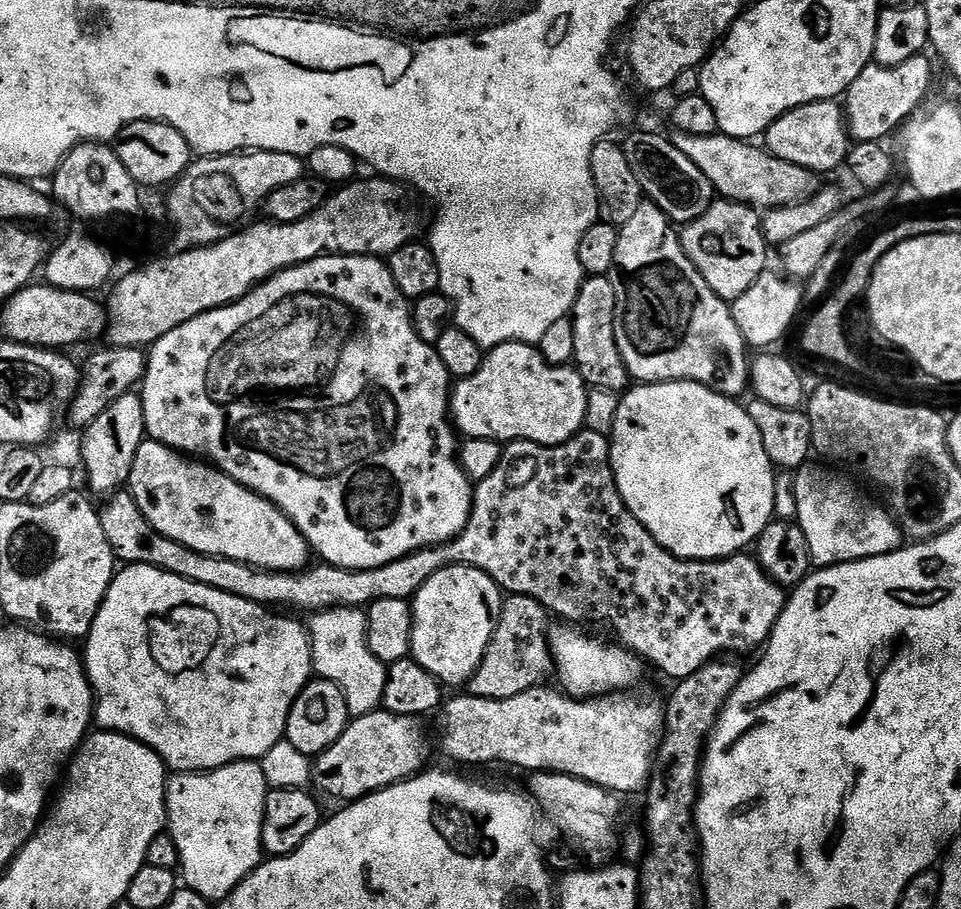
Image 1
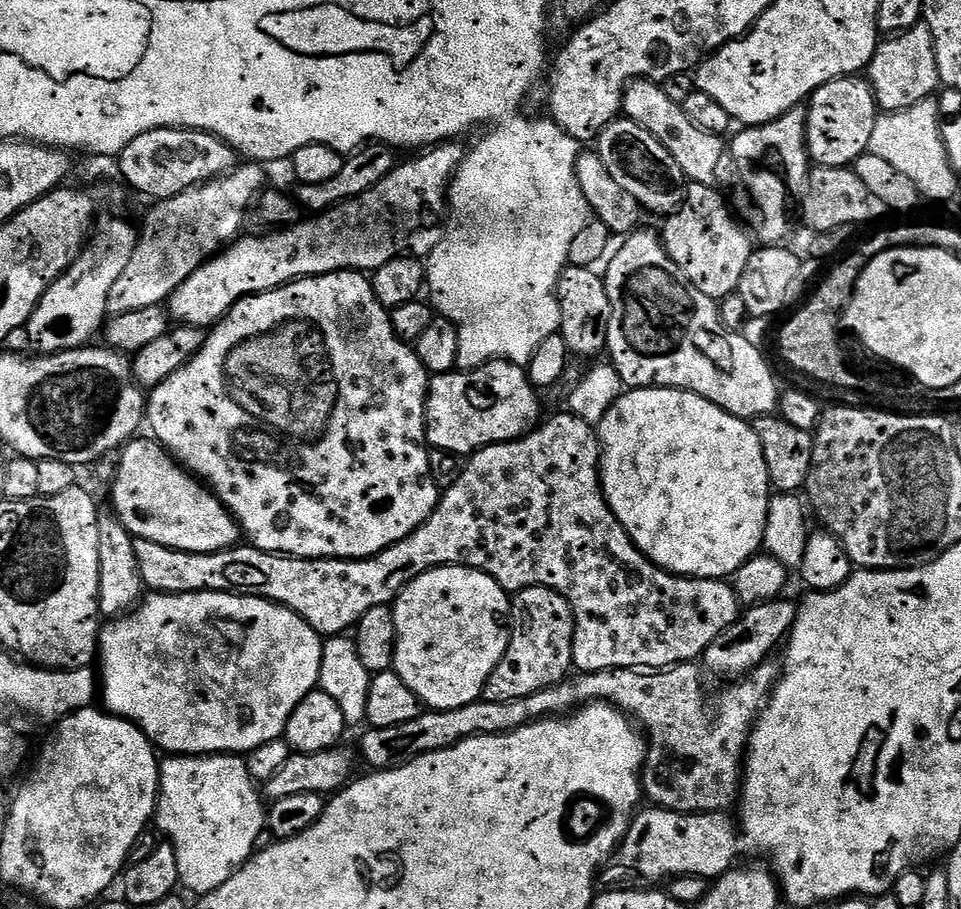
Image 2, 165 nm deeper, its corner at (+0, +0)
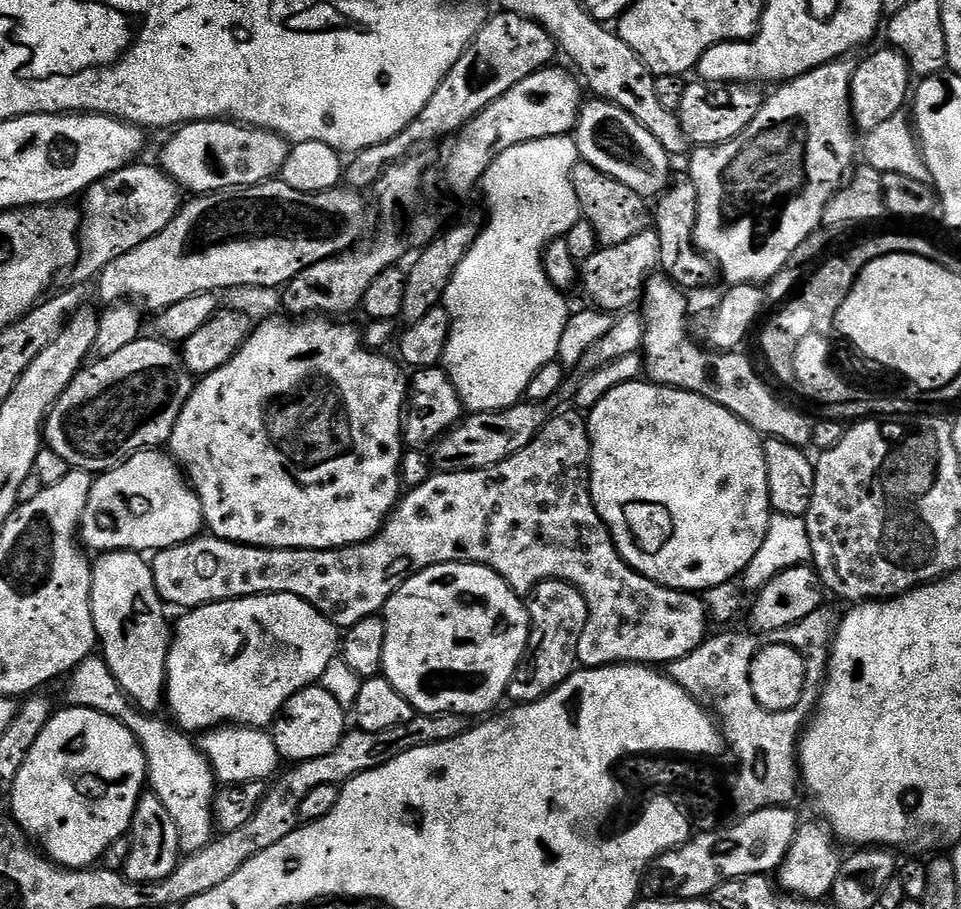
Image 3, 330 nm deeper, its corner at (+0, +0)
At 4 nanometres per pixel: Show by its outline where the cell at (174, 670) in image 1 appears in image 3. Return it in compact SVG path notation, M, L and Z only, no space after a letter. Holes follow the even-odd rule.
M270 592L266 596L244 596L240 600L218 600L214 604L204 604L183 613L180 621L175 621L172 634L172 649L168 651L168 683L166 685L166 708L172 711L171 719L177 728L185 733L203 734L225 726L242 728L263 728L275 724L276 717L286 706L286 702L303 688L311 688L320 679L320 675L338 656L338 629L331 620L327 620L310 602L294 594Z

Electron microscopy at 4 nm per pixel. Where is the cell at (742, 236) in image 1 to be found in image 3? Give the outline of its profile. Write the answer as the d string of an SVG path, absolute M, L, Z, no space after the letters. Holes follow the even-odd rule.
M690 182L673 183L654 204L654 230L660 239L660 268L681 289L700 288L718 276L718 268L696 246L696 191Z

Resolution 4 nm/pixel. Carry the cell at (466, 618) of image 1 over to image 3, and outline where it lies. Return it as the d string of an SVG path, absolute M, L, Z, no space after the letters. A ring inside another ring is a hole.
M439 564L438 566L430 566L426 570L414 574L385 602L382 609L382 619L386 626L382 675L385 680L389 680L392 683L394 690L398 690L398 694L402 694L412 703L412 707L416 709L417 713L425 716L453 712L459 716L475 718L475 716L481 715L480 717L483 717L485 714L491 713L493 711L491 708L500 699L502 701L505 699L508 684L514 678L516 667L520 665L520 661L524 658L524 651L528 648L530 621L528 618L527 603L521 599L518 593L493 568L487 568L481 564Z

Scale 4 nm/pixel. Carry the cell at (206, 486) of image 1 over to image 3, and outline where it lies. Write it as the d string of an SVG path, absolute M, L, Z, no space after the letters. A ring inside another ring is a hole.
M145 450L136 452L117 468L99 473L93 479L90 498L86 502L84 518L80 523L79 539L85 549L93 548L93 553L96 554L127 551L152 554L159 549L173 548L175 544L185 544L187 540L197 539L204 527L202 502L196 497L196 489L192 487L180 465L167 451Z

